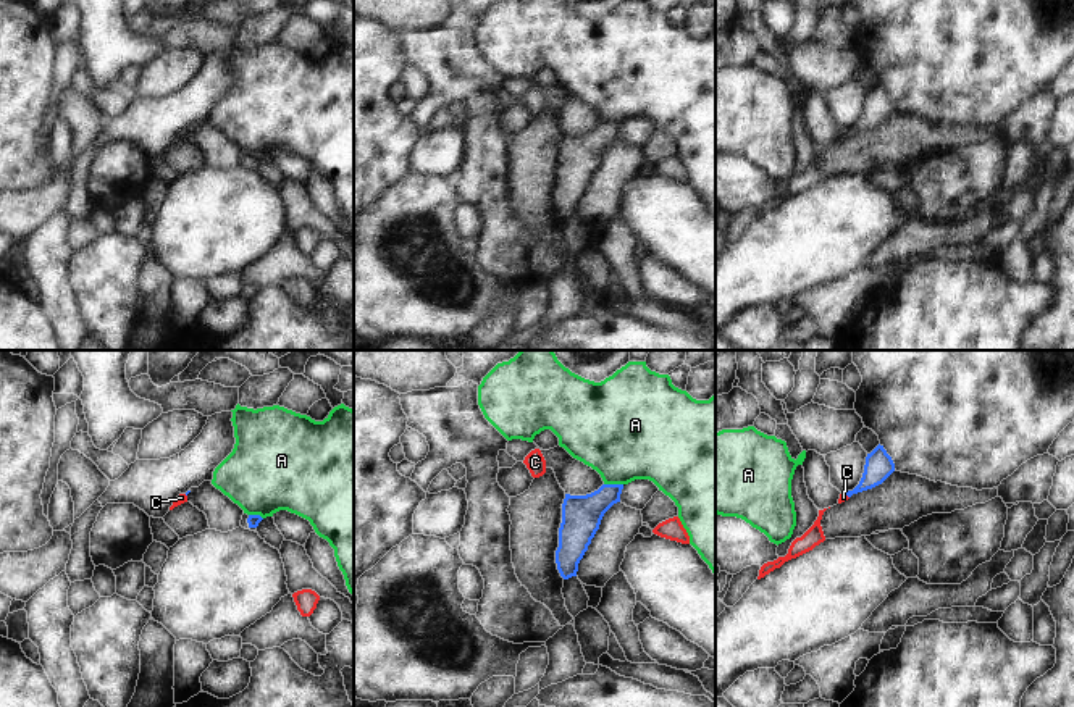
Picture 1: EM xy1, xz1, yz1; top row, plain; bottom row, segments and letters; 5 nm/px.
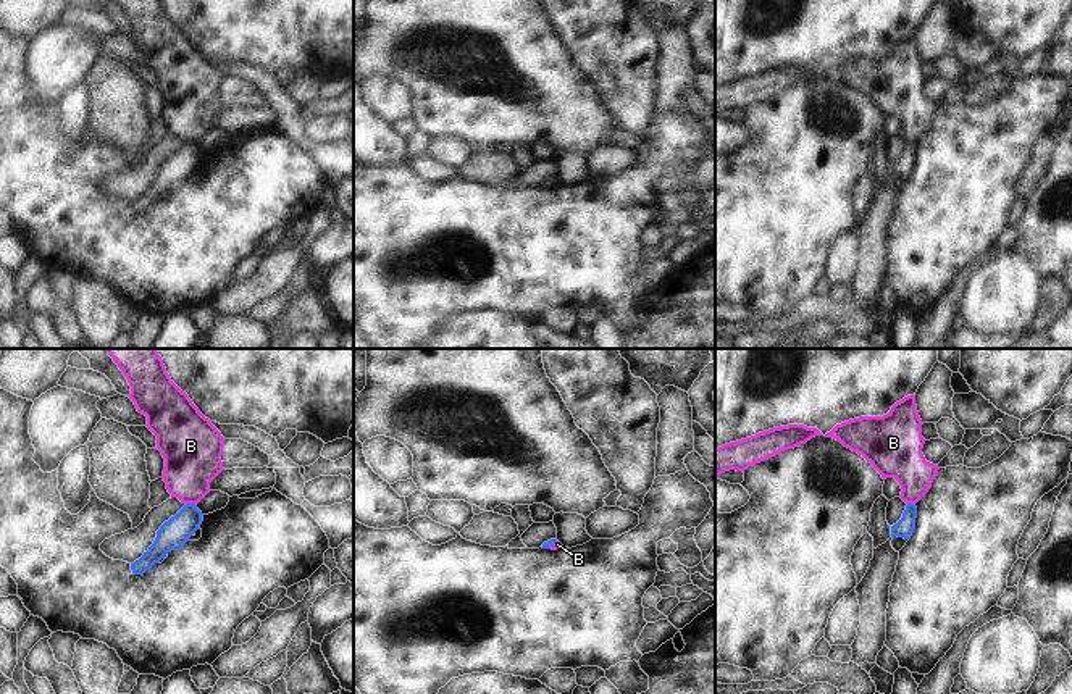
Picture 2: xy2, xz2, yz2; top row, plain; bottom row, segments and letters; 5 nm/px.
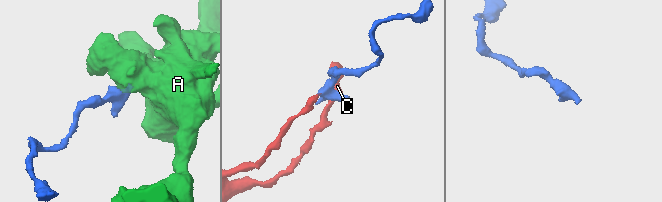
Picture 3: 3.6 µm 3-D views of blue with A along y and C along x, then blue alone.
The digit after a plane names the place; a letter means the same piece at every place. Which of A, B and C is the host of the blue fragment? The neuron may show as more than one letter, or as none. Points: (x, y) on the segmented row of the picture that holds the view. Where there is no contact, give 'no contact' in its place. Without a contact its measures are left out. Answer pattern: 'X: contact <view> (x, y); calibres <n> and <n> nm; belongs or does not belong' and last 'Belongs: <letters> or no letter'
A: contact xz1 (614, 485); calibres 200 and 440 nm; does not belong
B: contact xy2 (191, 504); calibres 140 and 280 nm; does not belong
C: contact yz1 (847, 494); calibres 140 and 40 nm; belongs
Belongs: C

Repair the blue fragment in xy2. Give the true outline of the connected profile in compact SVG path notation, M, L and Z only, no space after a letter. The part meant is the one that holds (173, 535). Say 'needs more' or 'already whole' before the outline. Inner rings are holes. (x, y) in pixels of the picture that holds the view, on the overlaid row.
already whole | M186 504L174 516L157 531L153 544L144 555L131 563L132 575L140 575L158 563L173 549L182 549L187 539L202 525L202 512L194 504Z

